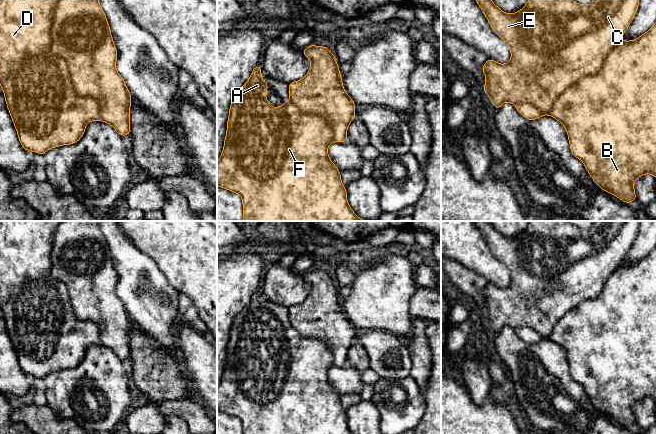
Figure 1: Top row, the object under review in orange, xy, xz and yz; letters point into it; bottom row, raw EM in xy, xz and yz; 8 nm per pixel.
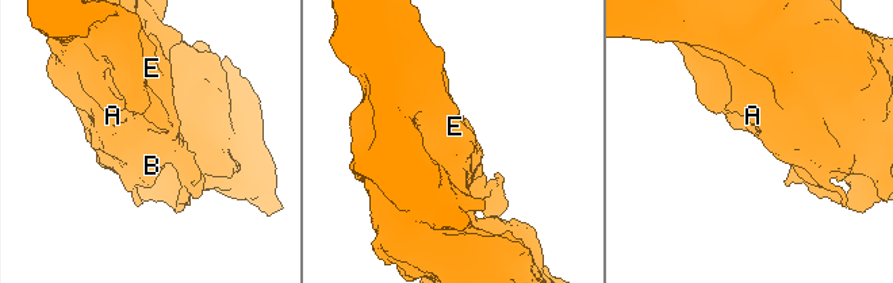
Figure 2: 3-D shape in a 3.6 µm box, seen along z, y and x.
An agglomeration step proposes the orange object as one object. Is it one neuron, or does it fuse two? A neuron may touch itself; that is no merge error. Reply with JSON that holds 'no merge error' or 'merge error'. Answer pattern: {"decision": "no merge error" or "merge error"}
{"decision": "merge error"}

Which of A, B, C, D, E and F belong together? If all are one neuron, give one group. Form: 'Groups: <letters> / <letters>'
Groups: A B D F / C E

